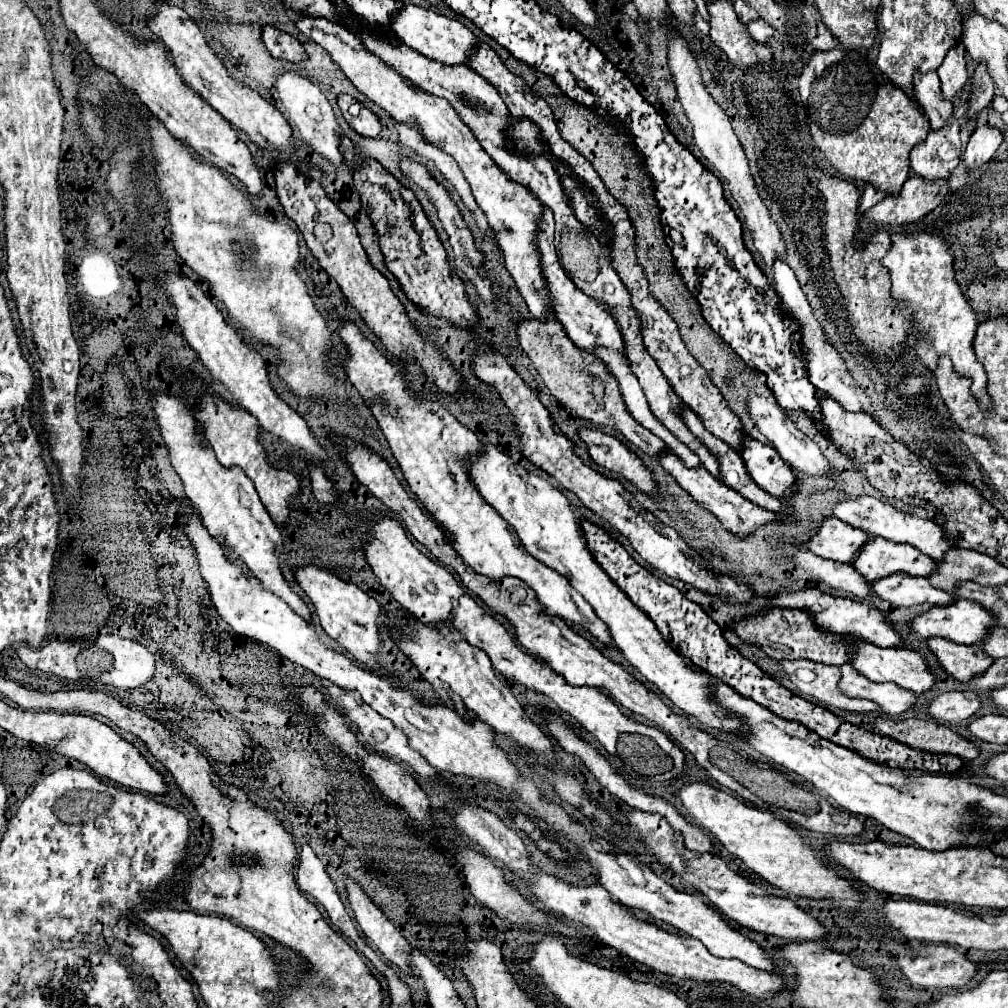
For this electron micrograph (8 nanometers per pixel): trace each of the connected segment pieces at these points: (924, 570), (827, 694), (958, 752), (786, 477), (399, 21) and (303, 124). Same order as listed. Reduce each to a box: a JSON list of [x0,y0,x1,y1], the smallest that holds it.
[[853,538,937,580],[781,660,883,712],[873,718,981,760],[741,436,795,498],[395,4,479,66],[277,72,345,166]]

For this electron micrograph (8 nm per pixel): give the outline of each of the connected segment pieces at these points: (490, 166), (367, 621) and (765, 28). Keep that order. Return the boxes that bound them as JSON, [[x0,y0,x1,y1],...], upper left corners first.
[[297,18,553,318],[293,566,383,670],[746,18,774,44]]

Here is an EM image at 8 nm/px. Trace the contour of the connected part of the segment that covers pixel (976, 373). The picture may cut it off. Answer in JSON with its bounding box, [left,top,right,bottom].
[883,232,991,408]

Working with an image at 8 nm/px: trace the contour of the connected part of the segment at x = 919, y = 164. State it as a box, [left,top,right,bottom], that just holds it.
[911,116,959,180]

